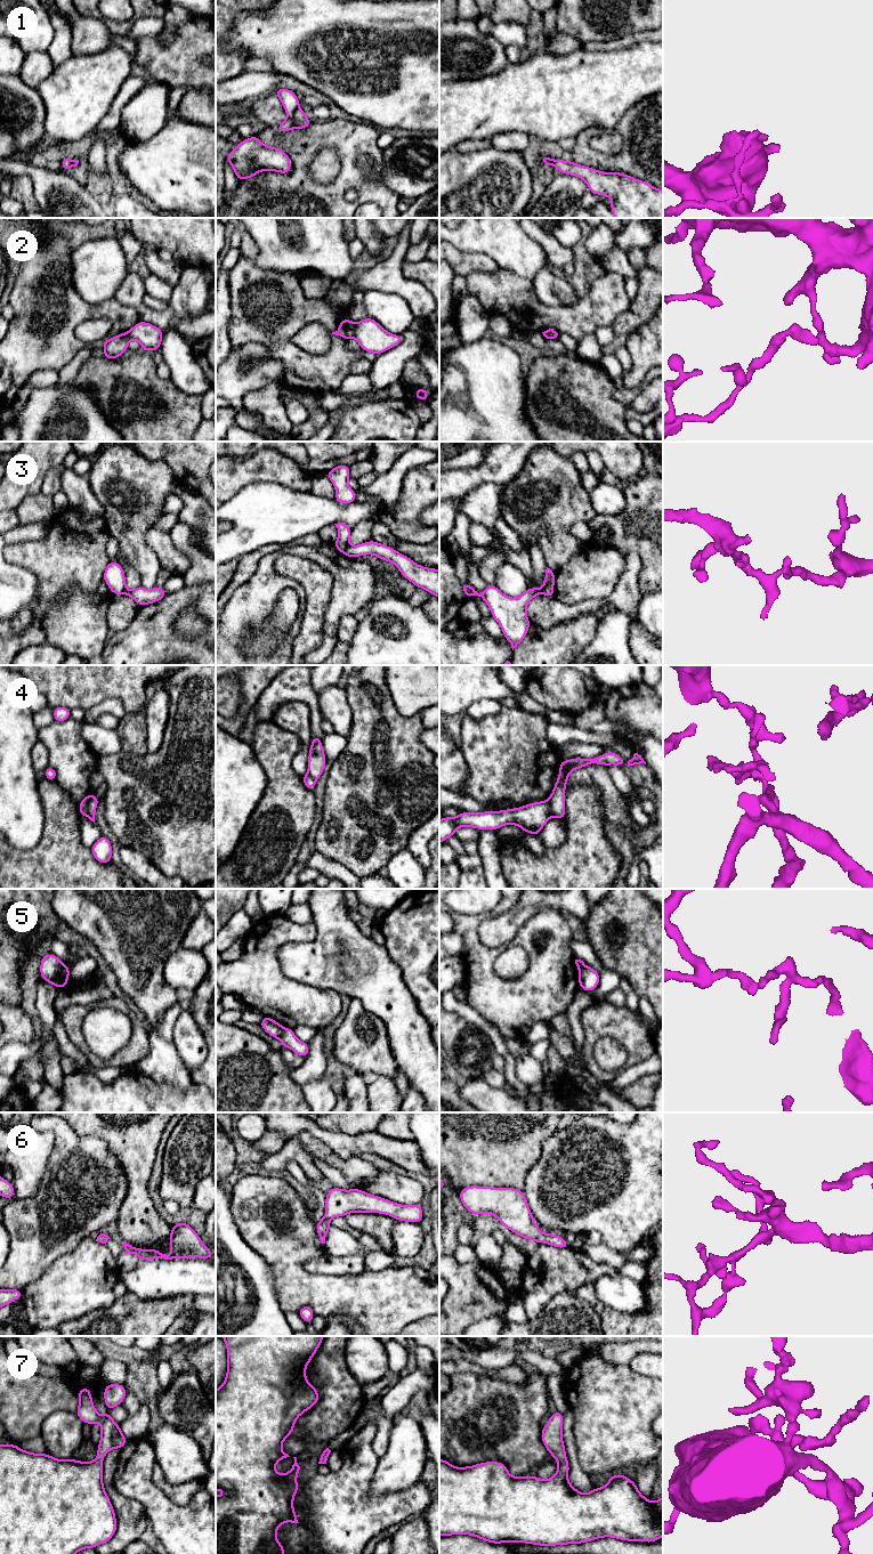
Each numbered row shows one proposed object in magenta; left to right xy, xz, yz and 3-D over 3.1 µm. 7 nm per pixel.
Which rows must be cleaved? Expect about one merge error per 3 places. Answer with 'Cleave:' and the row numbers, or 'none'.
Cleave: 1, 2, 3, 4, 5

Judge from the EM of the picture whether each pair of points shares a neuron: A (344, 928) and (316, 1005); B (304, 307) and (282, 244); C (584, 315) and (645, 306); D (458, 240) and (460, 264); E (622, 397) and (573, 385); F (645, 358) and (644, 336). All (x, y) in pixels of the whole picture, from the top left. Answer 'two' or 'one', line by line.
A: two
B: two
C: two
D: two
E: two
F: one

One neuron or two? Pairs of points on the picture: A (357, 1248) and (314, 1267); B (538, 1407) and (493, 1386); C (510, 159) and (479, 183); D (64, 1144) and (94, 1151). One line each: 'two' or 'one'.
A: two
B: one
C: one
D: one

